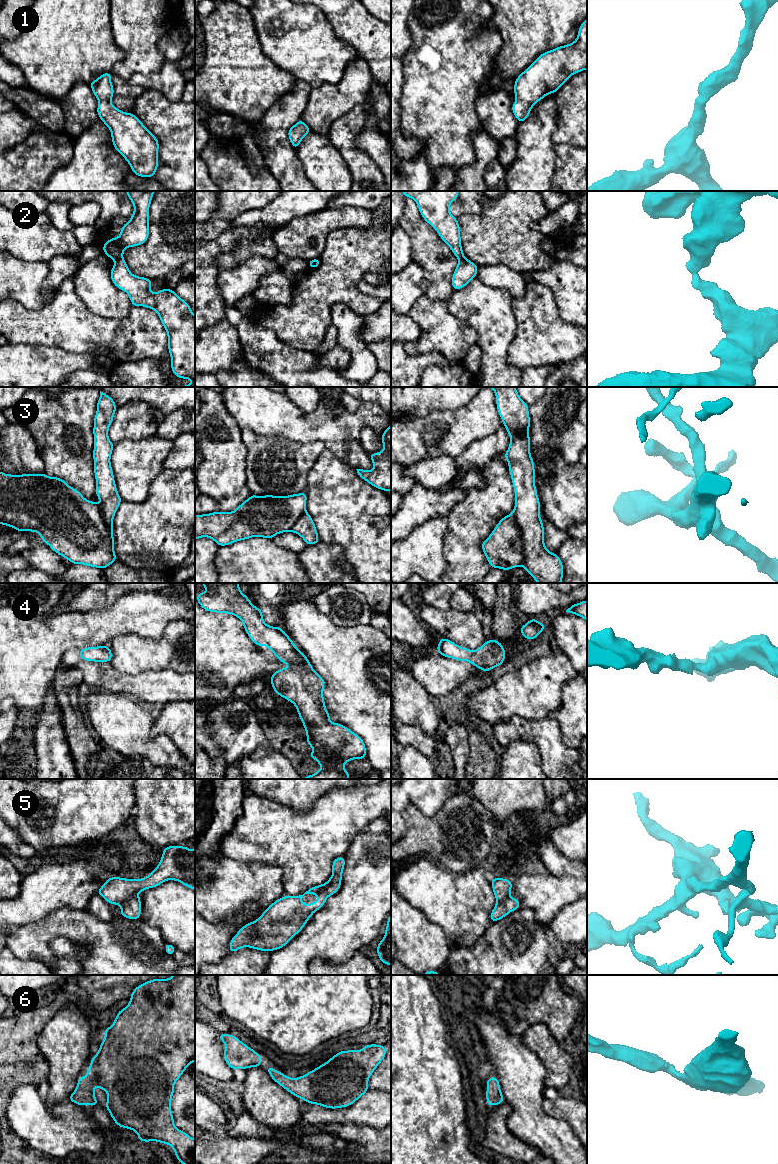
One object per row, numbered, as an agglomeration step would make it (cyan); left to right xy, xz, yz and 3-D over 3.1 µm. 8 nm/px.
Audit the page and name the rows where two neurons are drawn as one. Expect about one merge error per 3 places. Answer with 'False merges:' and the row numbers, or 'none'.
False merges: 2

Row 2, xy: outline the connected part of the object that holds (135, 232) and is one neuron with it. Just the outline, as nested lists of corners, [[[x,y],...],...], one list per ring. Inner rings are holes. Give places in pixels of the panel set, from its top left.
[[[126,191],[134,206],[131,219],[121,227],[119,237],[107,240],[103,252],[111,259],[123,258],[124,250],[144,244],[149,237],[149,207],[154,191]]]

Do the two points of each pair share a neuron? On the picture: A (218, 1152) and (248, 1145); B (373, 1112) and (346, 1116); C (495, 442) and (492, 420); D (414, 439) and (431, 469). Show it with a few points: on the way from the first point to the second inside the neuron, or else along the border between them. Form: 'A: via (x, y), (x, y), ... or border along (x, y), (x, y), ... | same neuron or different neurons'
A: via (225, 1152), (241, 1152) | same neuron
B: via (366, 1112), (353, 1114) | same neuron
C: border along (502, 423), (494, 432), (472, 441) | different neurons
D: border along (448, 455), (425, 457), (404, 467) | different neurons

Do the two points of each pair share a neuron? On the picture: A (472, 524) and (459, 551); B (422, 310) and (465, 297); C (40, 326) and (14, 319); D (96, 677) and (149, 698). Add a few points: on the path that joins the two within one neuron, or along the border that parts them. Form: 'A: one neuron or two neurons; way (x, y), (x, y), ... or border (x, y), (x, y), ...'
A: one neuron; way (466, 531), (462, 544)
B: two neurons; border (445, 302), (448, 309), (462, 319)
C: one neuron; way (34, 326), (20, 325)
D: one neuron; way (109, 679), (136, 686)

